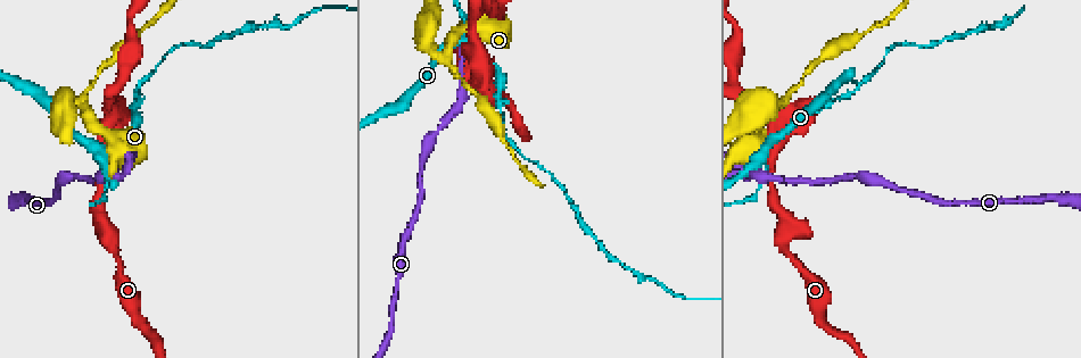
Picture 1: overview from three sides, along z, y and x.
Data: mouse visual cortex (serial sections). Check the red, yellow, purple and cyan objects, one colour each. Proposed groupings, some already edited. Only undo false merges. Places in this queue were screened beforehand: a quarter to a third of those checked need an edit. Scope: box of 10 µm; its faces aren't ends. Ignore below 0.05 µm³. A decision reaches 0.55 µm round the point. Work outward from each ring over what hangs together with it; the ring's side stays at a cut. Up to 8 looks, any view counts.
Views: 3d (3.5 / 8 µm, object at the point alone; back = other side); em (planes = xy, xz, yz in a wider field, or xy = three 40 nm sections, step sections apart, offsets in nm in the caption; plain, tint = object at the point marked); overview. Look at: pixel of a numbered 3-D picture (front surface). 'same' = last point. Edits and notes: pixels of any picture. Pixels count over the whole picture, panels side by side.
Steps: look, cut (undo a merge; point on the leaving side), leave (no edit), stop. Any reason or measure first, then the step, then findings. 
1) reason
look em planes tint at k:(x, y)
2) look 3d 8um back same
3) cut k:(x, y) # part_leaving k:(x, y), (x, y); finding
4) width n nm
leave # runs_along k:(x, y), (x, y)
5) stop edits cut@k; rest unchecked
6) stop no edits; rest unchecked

looks like a crossing
look 3d 3.5um at 1:(103, 155)

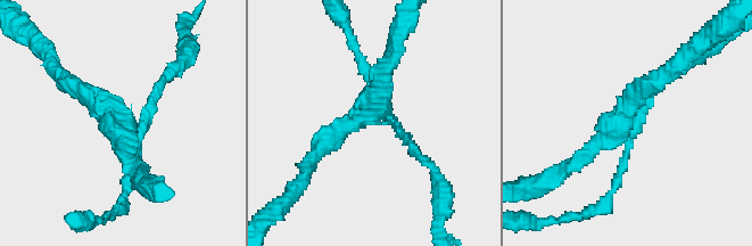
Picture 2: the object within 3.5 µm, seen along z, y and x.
arms 4; arm_widths 150, 150, 200, 250 nm
look em xy step 3 tint at 2:(619, 124)

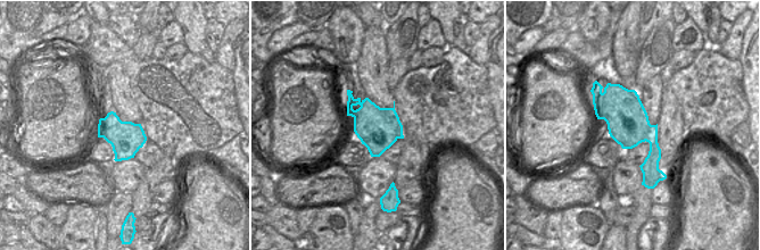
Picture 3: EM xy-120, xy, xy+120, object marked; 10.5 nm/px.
cut 2:(157, 95) # part_leaving 2:(138, 136), (151, 97), (183, 58); two cells meet here

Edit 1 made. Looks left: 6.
see it whole again
look overview

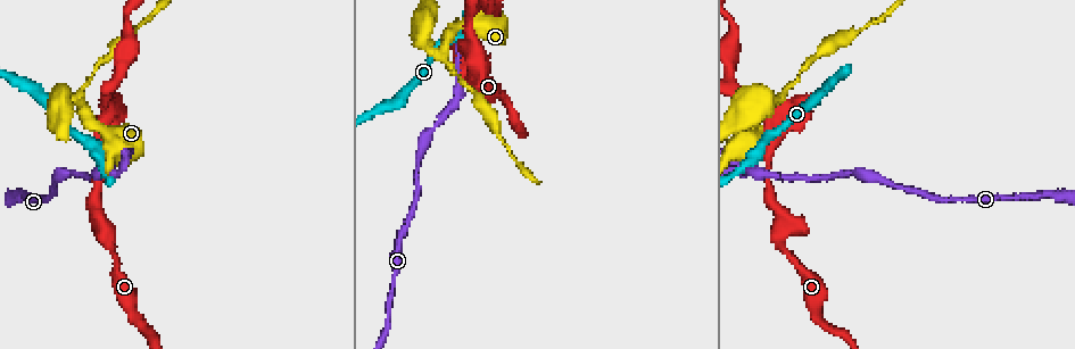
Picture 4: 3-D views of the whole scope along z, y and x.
abrupt turn
look 3d 3.5um at 4:(104, 232)

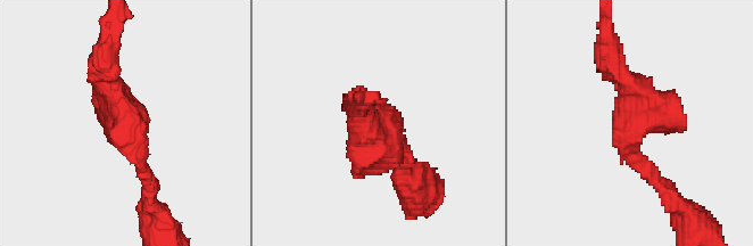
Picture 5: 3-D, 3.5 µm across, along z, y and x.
now the EM
look em xy step 2 tint at 5:(383, 122)

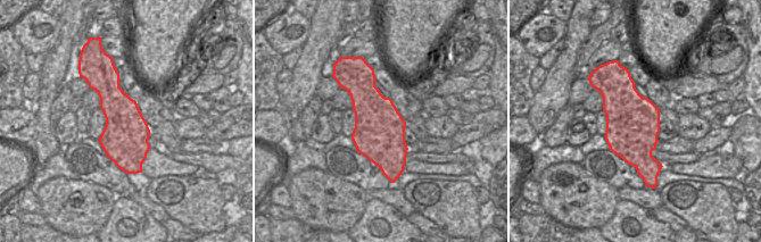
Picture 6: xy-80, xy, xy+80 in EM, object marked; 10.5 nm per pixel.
leave # all the same cell

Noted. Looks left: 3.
stop edits cut@2; rest unchecked

